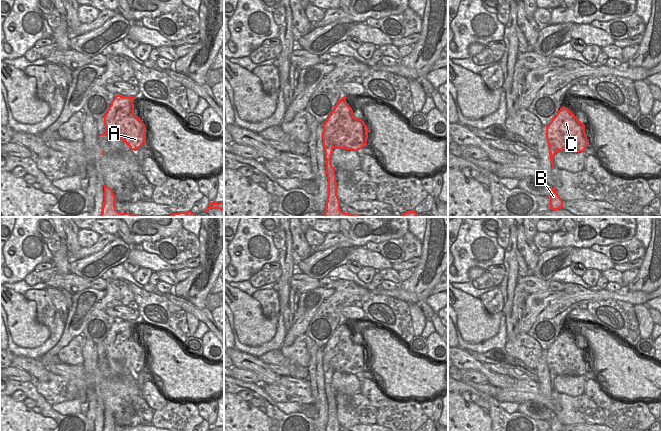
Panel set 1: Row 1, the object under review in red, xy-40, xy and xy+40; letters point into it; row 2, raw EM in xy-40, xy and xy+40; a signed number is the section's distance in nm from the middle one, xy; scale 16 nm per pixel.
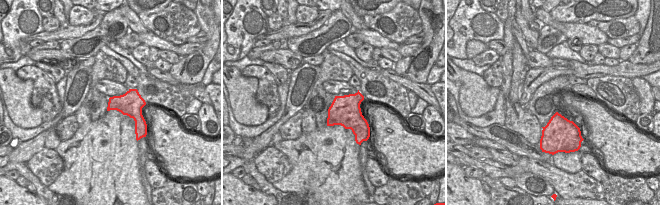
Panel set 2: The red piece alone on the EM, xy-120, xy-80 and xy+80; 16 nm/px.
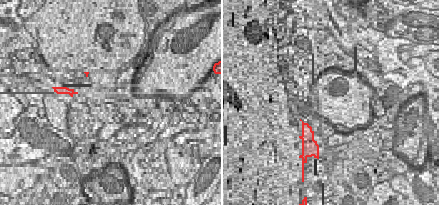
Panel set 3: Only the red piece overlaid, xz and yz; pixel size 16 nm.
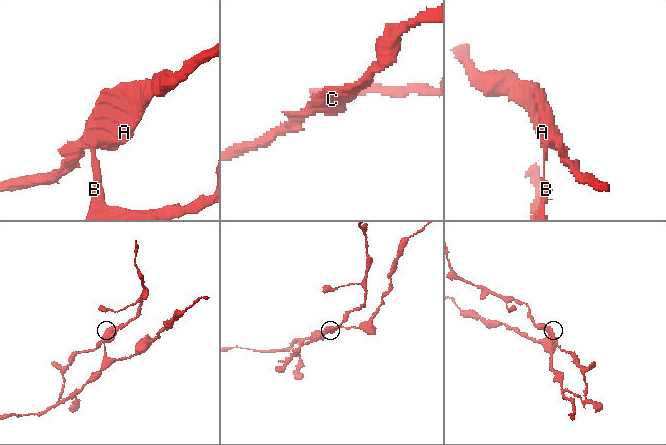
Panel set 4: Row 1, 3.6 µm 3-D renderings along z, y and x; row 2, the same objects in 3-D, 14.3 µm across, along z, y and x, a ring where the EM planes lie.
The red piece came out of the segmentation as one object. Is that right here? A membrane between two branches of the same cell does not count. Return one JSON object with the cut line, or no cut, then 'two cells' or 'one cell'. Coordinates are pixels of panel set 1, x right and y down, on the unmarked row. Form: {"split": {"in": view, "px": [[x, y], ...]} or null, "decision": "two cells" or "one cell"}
{"split": {"in": "xy", "px": [[330, 383], [326, 385]]}, "decision": "two cells"}

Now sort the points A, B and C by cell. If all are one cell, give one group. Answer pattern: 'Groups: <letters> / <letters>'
Groups: A C / B.

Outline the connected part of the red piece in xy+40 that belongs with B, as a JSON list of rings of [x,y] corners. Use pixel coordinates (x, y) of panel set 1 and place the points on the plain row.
[[[552,412],[552,418],[550,419],[550,431],[563,431],[563,424],[558,419],[556,412]]]

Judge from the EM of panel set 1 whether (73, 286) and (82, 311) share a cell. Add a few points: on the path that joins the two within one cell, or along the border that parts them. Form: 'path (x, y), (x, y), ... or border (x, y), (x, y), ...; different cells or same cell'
border (89, 287), (72, 295); different cells

